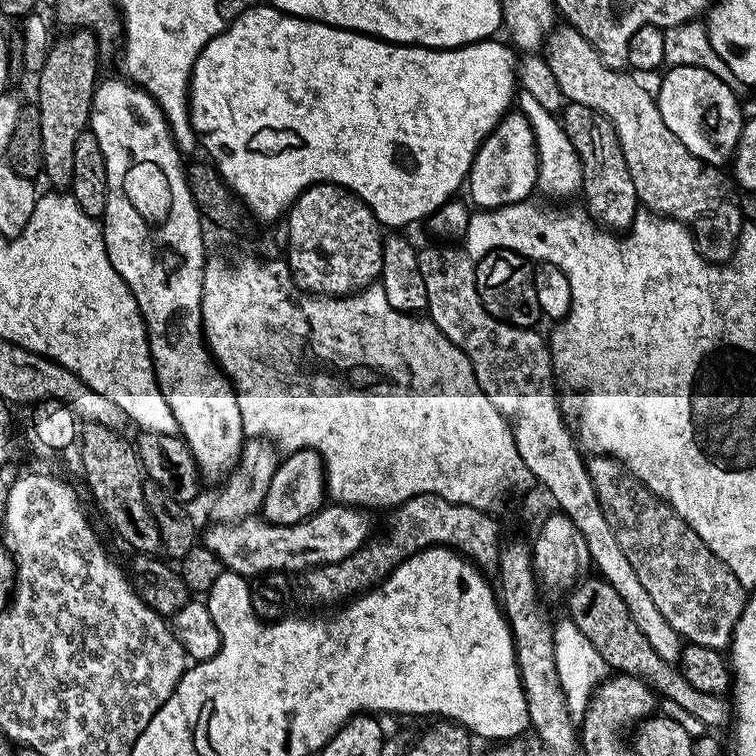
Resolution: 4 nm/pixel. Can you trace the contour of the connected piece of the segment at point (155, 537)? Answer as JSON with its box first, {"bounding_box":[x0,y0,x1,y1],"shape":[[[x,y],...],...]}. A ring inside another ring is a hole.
{"bounding_box":[80,423,161,554],"shape":[[[85,423],[82,428],[80,464],[84,467],[84,480],[96,508],[104,515],[112,532],[136,554],[156,554],[161,551],[160,531],[144,501],[146,479],[135,447],[120,437],[121,433],[105,424]],[[84,440],[84,445],[83,444]]]}

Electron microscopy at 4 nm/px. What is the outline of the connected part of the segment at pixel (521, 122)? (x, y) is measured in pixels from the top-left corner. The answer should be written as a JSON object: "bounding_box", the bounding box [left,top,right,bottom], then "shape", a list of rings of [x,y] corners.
{"bounding_box":[466,110,539,209],"shape":[[[519,110],[505,114],[494,126],[494,130],[480,144],[472,169],[466,181],[467,199],[477,209],[501,208],[507,204],[527,201],[537,187],[536,172],[539,160],[536,157],[535,134],[531,124]]]}

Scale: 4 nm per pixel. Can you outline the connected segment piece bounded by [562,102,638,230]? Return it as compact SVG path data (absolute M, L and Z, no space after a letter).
M565 103L562 109L562 123L566 135L573 143L581 162L583 207L589 216L609 230L627 230L632 227L632 219L638 211L638 201L634 190L634 178L630 178L630 166L622 154L618 134L612 123L600 112L590 110L590 106Z

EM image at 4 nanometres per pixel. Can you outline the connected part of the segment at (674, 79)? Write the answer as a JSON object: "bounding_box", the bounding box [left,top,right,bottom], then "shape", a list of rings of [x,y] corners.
{"bounding_box":[655,65,742,166],"shape":[[[693,65],[669,67],[660,80],[660,92],[655,93],[662,122],[670,126],[670,134],[702,162],[724,166],[736,154],[742,127],[741,101],[737,93],[714,74]]]}

